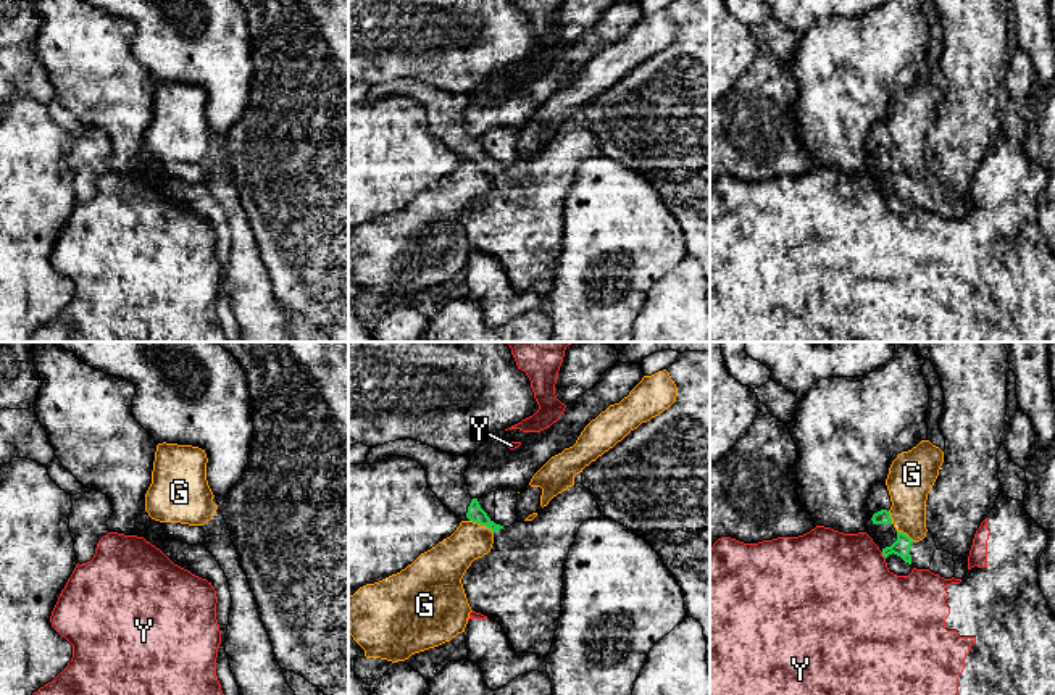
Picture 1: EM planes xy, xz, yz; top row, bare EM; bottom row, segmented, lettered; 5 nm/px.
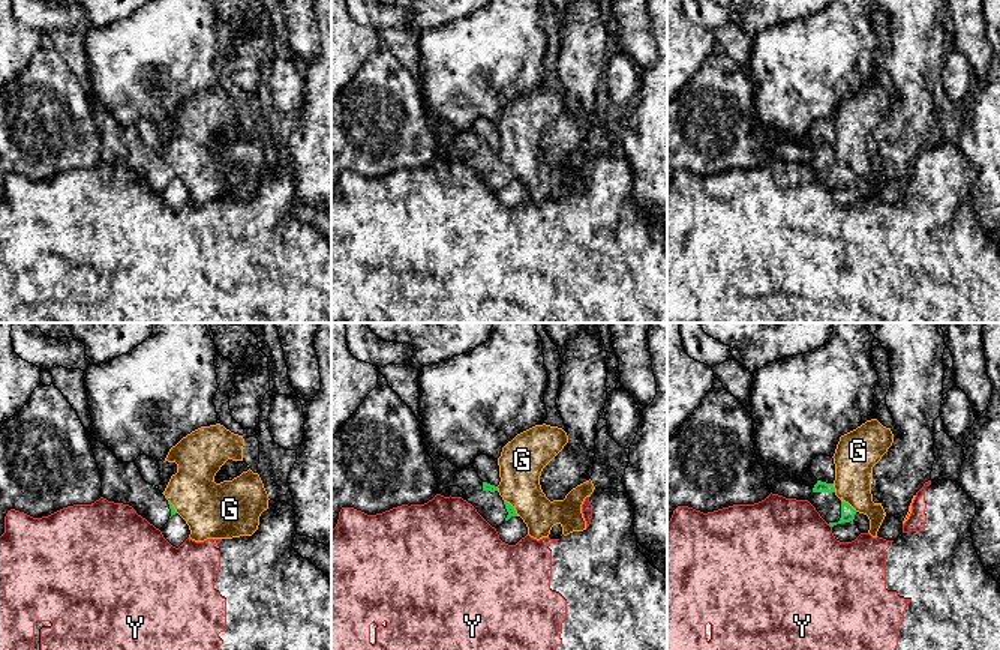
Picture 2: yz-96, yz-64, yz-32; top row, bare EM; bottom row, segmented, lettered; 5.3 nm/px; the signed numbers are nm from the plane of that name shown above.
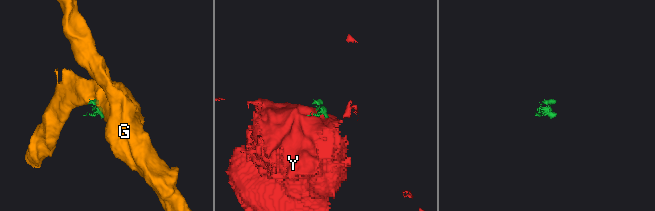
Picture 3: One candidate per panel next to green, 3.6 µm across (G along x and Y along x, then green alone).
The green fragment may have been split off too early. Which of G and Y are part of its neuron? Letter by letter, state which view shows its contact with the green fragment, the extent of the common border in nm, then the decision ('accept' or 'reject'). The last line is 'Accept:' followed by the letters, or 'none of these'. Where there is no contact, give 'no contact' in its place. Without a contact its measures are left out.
G: xz | 140 nm | reject
Y: yz | 40 nm | reject
Accept: none of these

